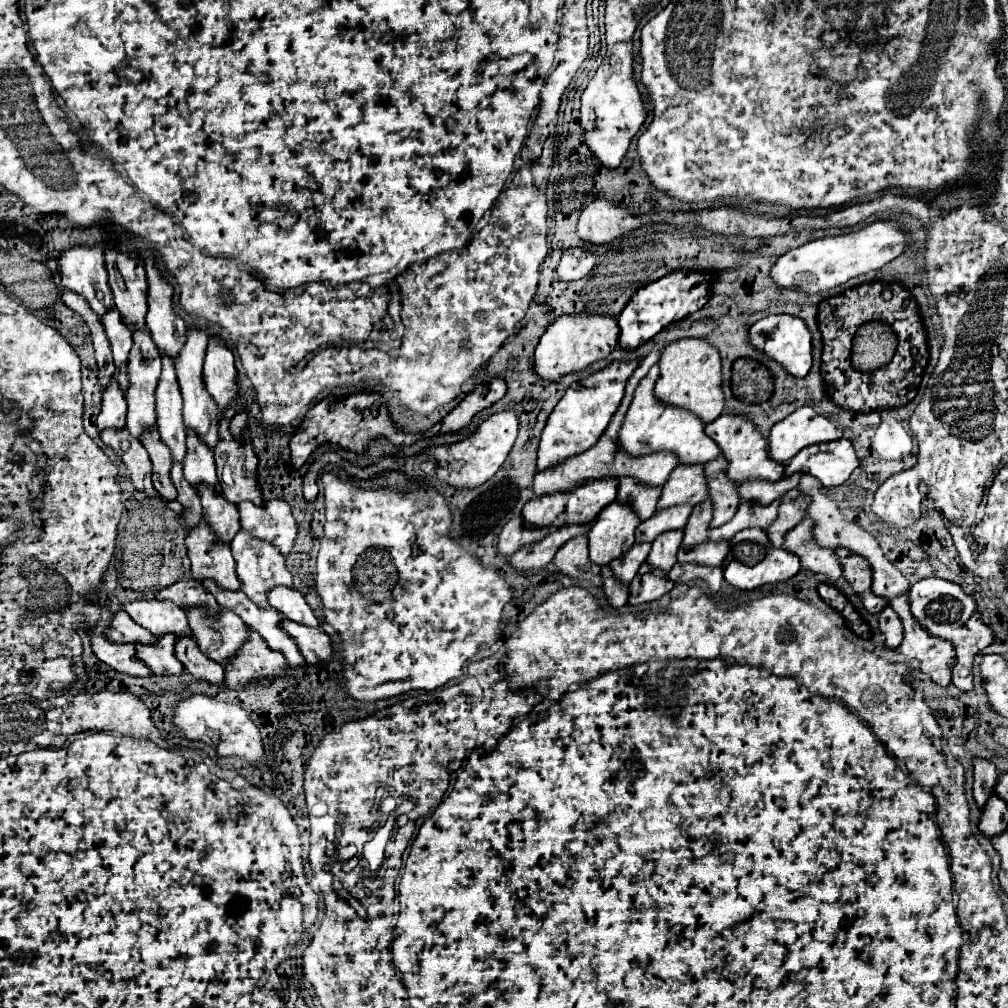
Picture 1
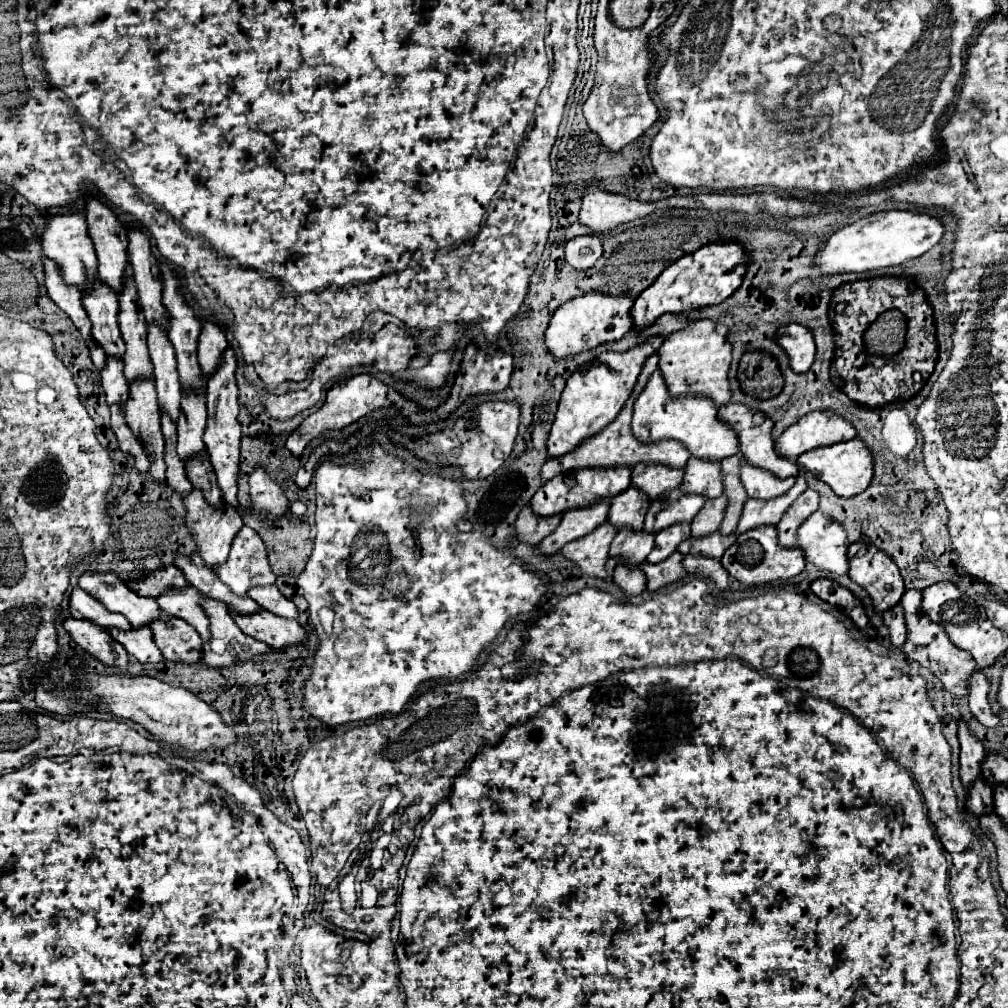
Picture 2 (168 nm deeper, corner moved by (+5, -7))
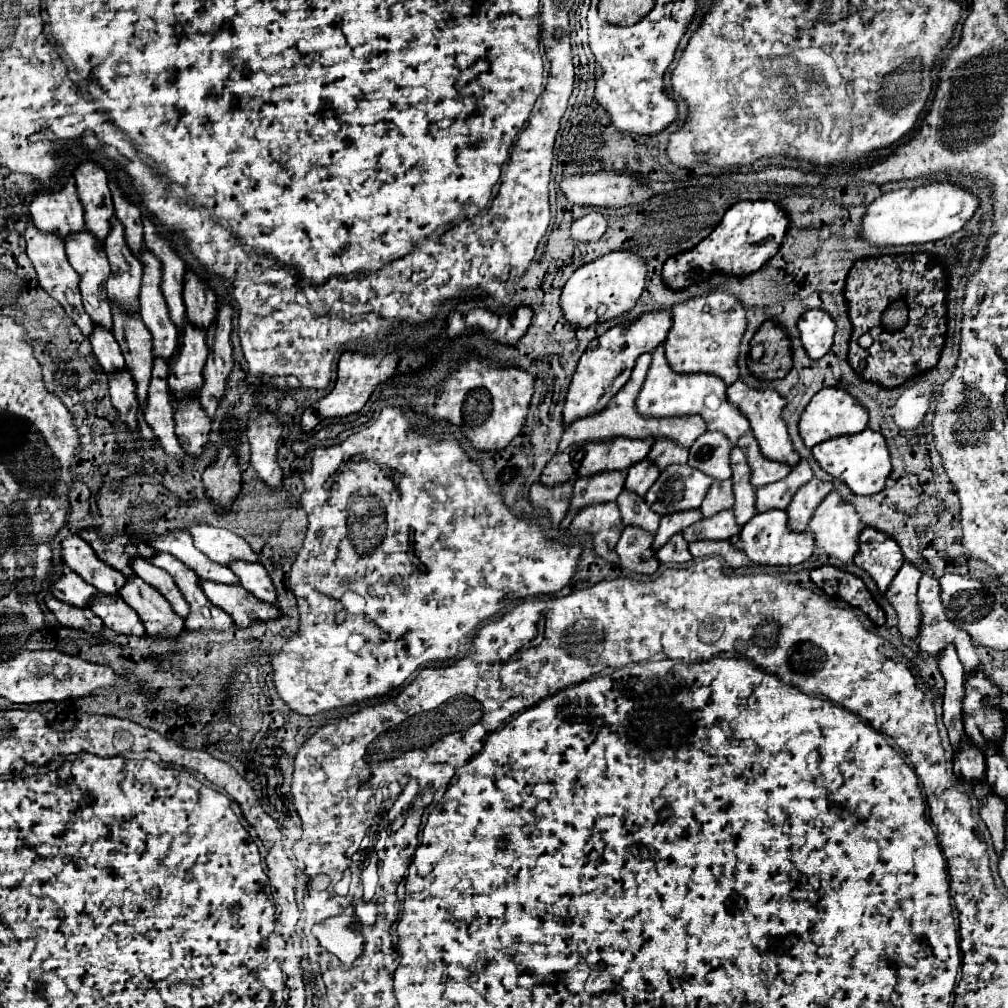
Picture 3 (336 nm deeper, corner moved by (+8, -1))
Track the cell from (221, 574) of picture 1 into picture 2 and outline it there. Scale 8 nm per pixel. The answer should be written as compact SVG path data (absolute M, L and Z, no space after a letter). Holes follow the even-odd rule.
M192 489L186 499L184 505L188 509L188 517L186 517L186 525L188 529L194 533L196 545L198 545L198 553L202 555L202 559L206 561L208 567L216 567L218 563L224 563L230 551L230 543L232 537L236 535L236 531L242 529L242 517L240 511L228 503L224 503L224 511L216 511L216 507L208 507L208 503L204 503L204 495L200 495L200 491Z

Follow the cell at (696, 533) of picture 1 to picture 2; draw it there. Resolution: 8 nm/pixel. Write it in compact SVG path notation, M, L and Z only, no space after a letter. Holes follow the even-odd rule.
M720 495L716 499L708 499L706 505L698 511L698 515L692 521L692 535L704 537L704 535L714 533L724 519L724 507L728 507L726 495Z

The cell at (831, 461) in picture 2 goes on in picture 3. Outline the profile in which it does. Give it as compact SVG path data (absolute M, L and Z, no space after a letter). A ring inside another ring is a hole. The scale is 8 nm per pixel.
M865 429L849 437L833 437L833 441L823 441L821 445L815 445L811 451L813 451L815 461L821 465L821 469L833 475L835 479L843 481L855 495L879 493L885 485L887 473L891 471L885 439L881 433L871 431L871 429Z

